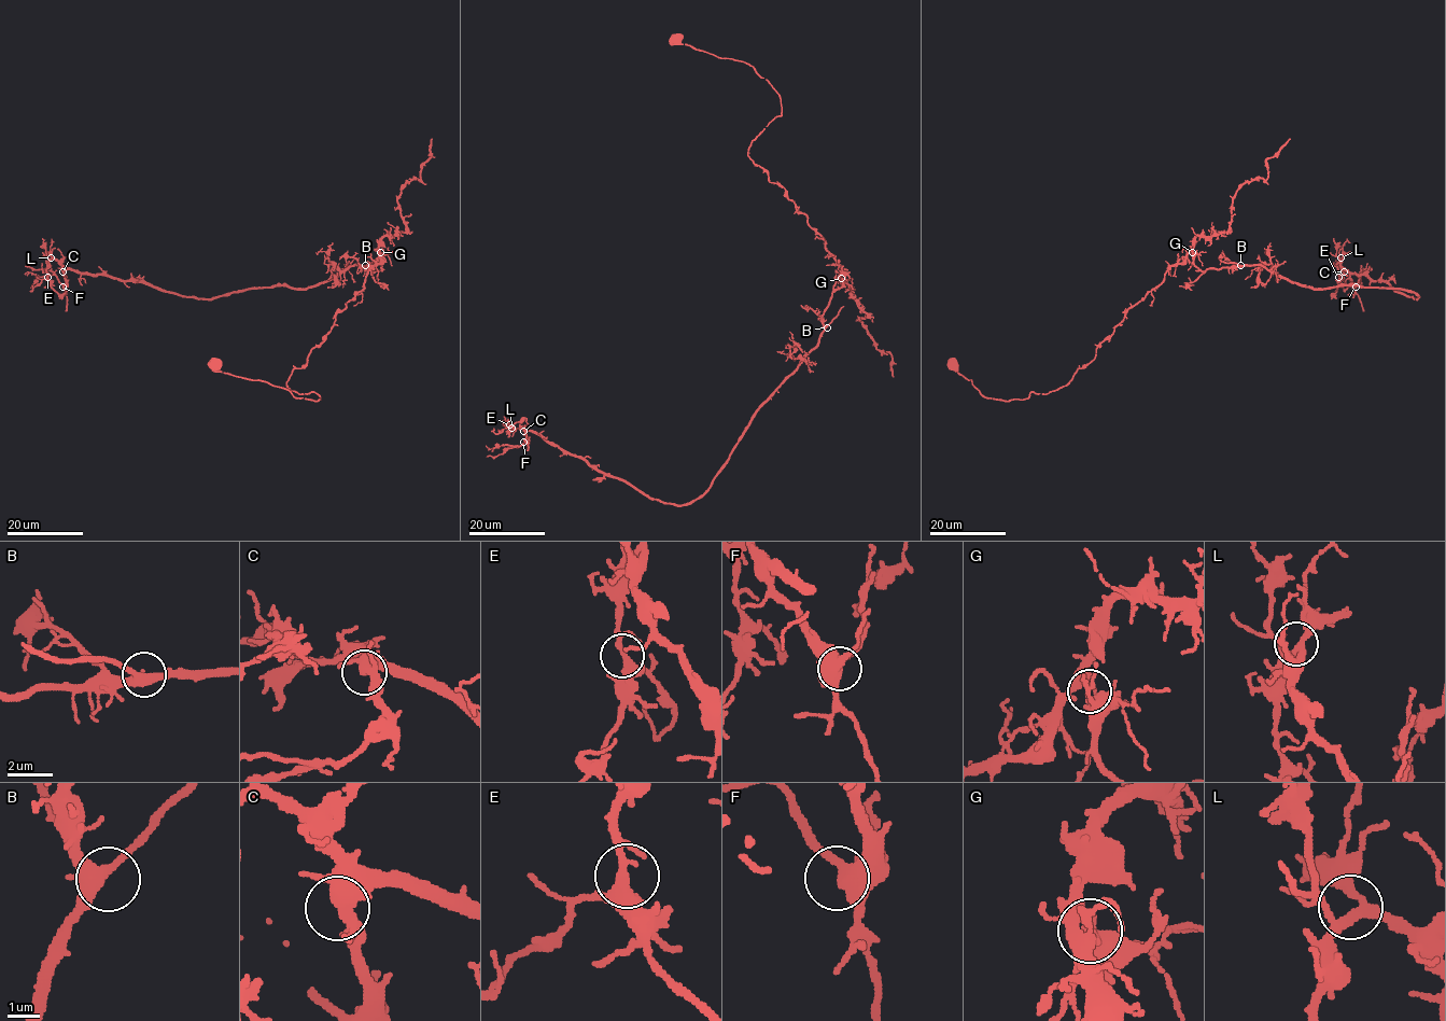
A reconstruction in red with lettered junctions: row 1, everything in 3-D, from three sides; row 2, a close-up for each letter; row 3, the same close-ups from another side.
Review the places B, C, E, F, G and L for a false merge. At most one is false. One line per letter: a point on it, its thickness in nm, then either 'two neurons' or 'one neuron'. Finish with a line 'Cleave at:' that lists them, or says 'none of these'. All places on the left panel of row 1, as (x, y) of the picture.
B: at (365, 265); 360 nm thick; one neuron
C: at (62, 271); 400 nm thick; one neuron
E: at (47, 277); 280 nm thick; one neuron
F: at (62, 287); 400 nm thick; one neuron
G: at (380, 252); 340 nm thick; two neurons
L: at (51, 257); 260 nm thick; one neuron
Cleave at: G

